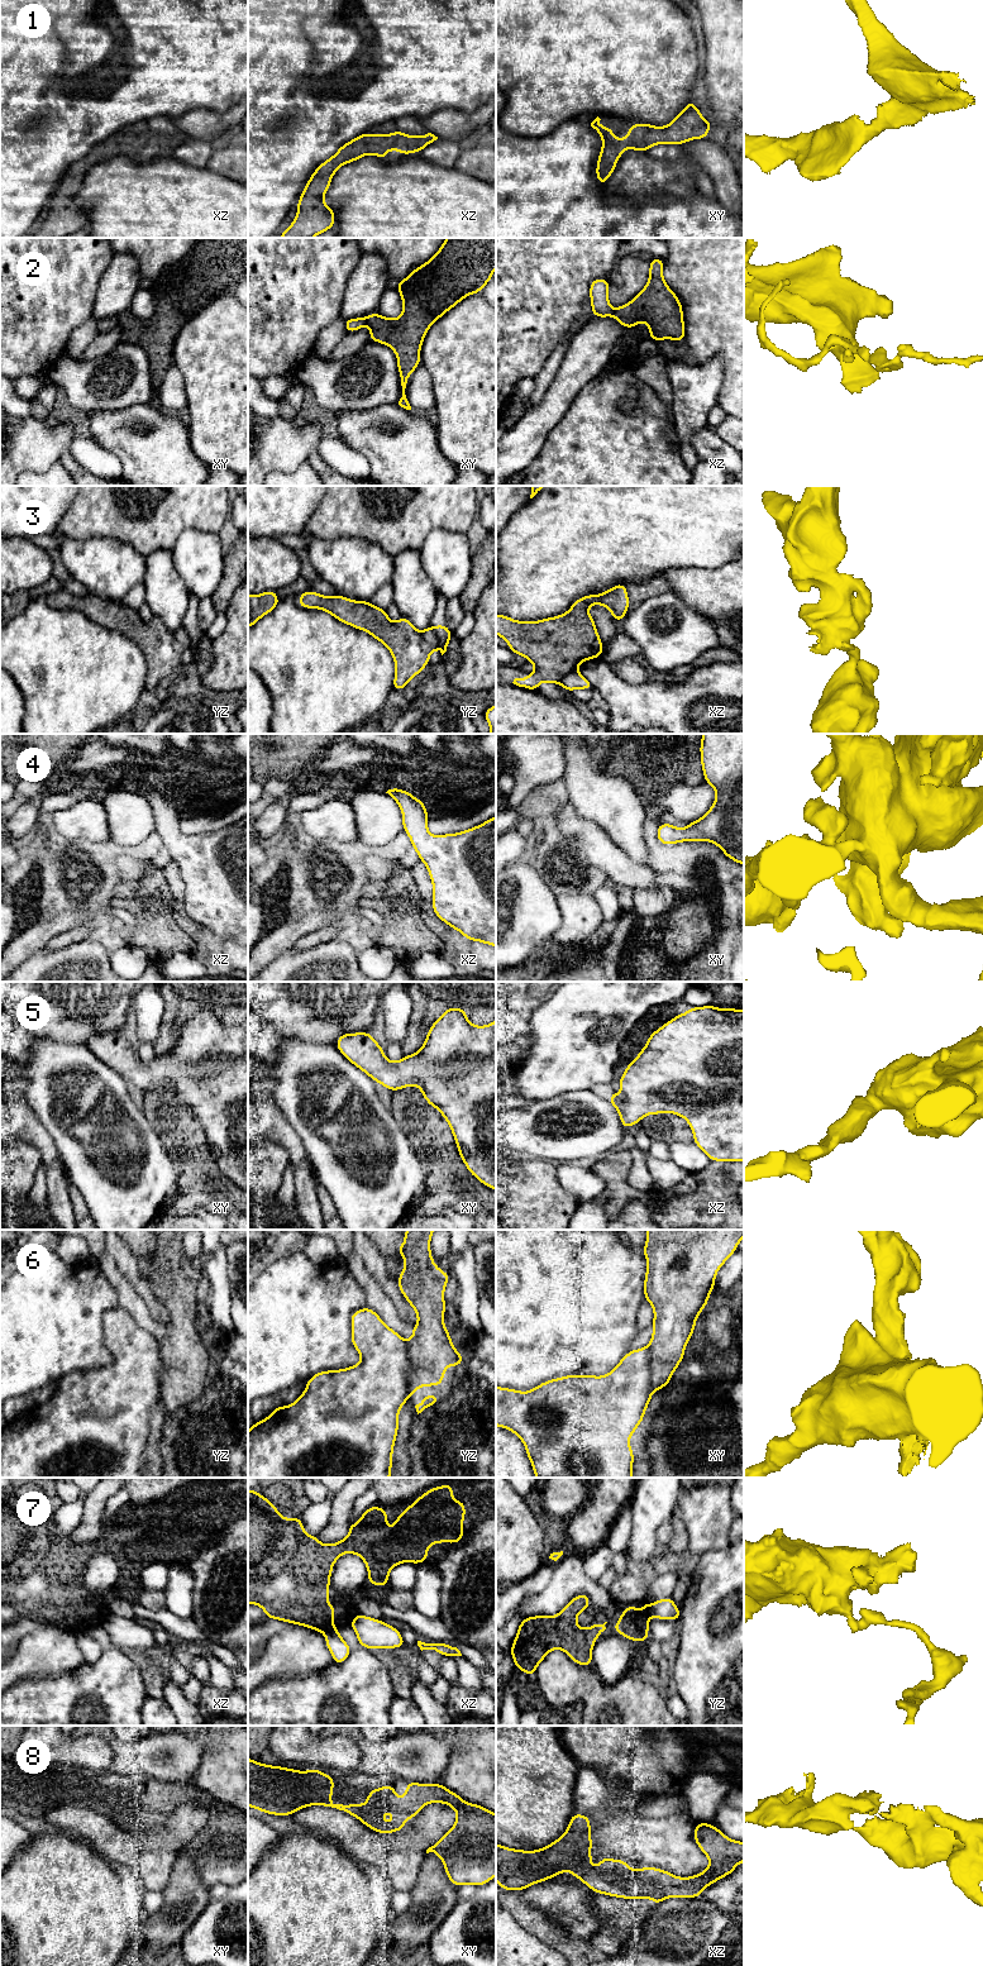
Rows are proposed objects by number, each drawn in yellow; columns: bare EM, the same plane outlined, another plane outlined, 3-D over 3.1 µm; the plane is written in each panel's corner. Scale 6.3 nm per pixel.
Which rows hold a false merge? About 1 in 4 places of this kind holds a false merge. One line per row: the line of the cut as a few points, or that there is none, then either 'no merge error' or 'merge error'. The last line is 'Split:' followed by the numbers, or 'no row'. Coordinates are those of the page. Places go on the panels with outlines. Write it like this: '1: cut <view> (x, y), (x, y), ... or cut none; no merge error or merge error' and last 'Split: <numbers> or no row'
1: cut none; no merge error
2: cut xy (364, 318), (366, 323); merge error
3: cut yz (432, 626), (438, 639), (438, 648); merge error
4: cut none; no merge error
5: cut none; no merge error
6: cut none; no merge error
7: cut xz (337, 1631), (327, 1635); merge error
8: cut none; no merge error
Split: 2, 3, 7

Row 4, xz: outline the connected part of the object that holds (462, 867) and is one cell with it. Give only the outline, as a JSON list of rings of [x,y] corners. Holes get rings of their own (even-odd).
[[[388,789],[402,812],[402,827],[412,849],[426,865],[433,883],[436,917],[471,941],[496,948],[496,815],[483,824],[455,834],[430,835],[425,803],[405,789]]]

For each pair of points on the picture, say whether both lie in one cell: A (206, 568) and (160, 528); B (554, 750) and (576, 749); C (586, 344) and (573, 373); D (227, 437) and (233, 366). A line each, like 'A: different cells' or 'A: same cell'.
A: different cells
B: different cells
C: same cell
D: same cell

